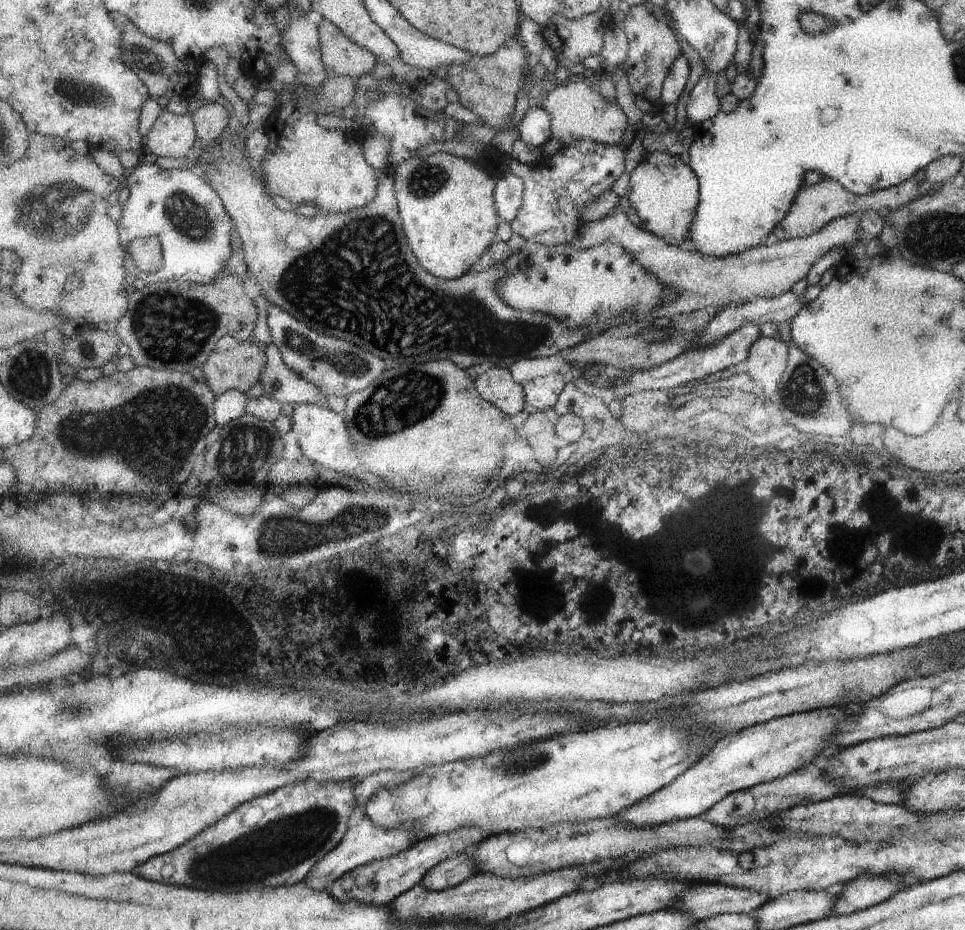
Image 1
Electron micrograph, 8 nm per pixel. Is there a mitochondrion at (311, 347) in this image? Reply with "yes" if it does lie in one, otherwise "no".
yes

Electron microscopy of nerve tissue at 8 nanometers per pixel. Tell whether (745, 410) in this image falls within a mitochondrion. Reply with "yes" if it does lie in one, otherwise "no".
no

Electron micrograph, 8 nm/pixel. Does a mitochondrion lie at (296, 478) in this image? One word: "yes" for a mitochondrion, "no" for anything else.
no

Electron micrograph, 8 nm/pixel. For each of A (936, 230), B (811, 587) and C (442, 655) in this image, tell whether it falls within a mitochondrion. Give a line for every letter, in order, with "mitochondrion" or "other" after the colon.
A: mitochondrion
B: other
C: other

